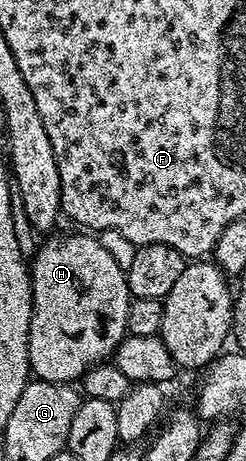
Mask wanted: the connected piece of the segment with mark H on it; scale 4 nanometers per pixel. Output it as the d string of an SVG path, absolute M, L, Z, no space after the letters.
M79 233L83 235L59 235L52 234L43 243L43 248L32 258L29 263L31 272L31 324L29 325L29 365L31 366L31 375L35 379L44 379L50 383L69 383L74 384L82 380L83 374L90 371L92 367L110 360L114 356L115 350L119 348L119 343L127 334L127 318L129 317L129 305L133 298L131 290L127 287L127 276L124 268L113 261L109 249L105 249L102 238L96 237L91 233Z

